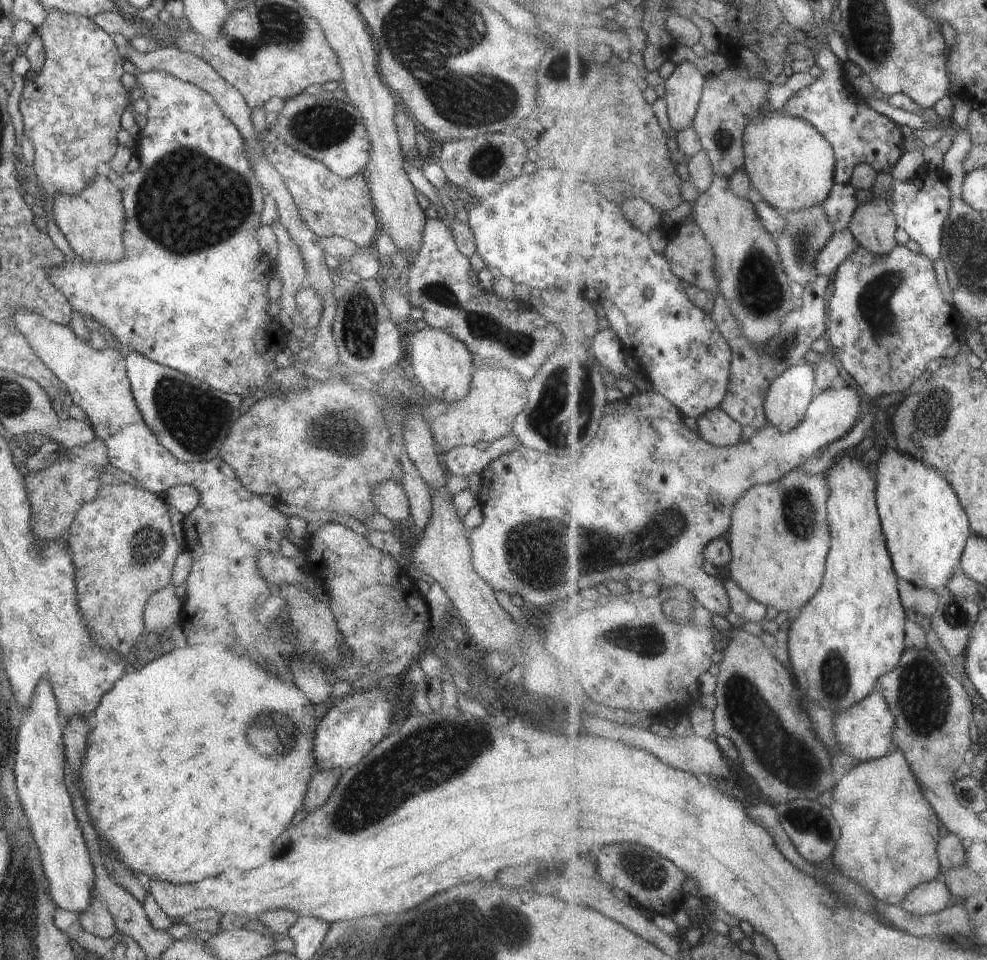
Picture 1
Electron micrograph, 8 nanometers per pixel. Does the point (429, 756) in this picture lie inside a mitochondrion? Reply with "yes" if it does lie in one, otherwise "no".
yes

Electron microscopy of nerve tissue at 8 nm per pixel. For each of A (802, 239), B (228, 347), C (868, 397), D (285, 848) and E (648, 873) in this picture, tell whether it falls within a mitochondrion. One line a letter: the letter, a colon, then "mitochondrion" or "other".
A: mitochondrion
B: other
C: other
D: mitochondrion
E: mitochondrion

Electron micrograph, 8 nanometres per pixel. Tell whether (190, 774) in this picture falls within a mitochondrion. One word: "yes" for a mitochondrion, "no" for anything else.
no

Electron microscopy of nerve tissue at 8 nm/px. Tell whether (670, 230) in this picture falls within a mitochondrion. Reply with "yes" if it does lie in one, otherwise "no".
no

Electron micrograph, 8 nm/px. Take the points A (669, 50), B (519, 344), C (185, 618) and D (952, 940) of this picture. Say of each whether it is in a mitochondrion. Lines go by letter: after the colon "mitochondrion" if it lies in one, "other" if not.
A: other
B: mitochondrion
C: other
D: other

